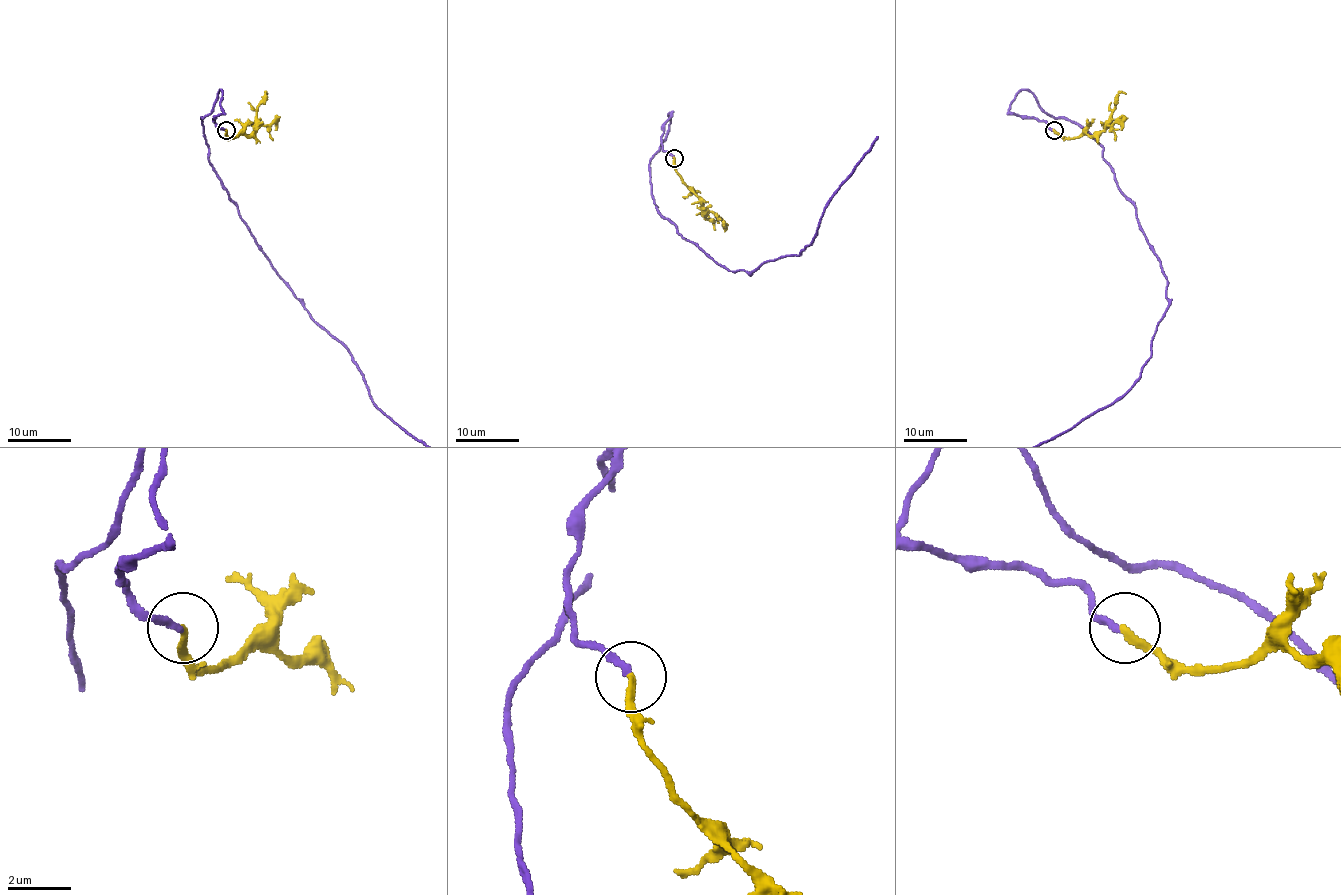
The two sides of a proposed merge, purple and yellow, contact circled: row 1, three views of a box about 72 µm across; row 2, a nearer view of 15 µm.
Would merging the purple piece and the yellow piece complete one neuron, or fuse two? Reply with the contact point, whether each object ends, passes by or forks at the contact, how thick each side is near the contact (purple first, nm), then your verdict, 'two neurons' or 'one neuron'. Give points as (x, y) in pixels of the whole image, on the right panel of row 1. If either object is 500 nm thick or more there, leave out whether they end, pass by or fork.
(1054, 130) | purple ends | yellow ends | 240/240 nm | one neuron

